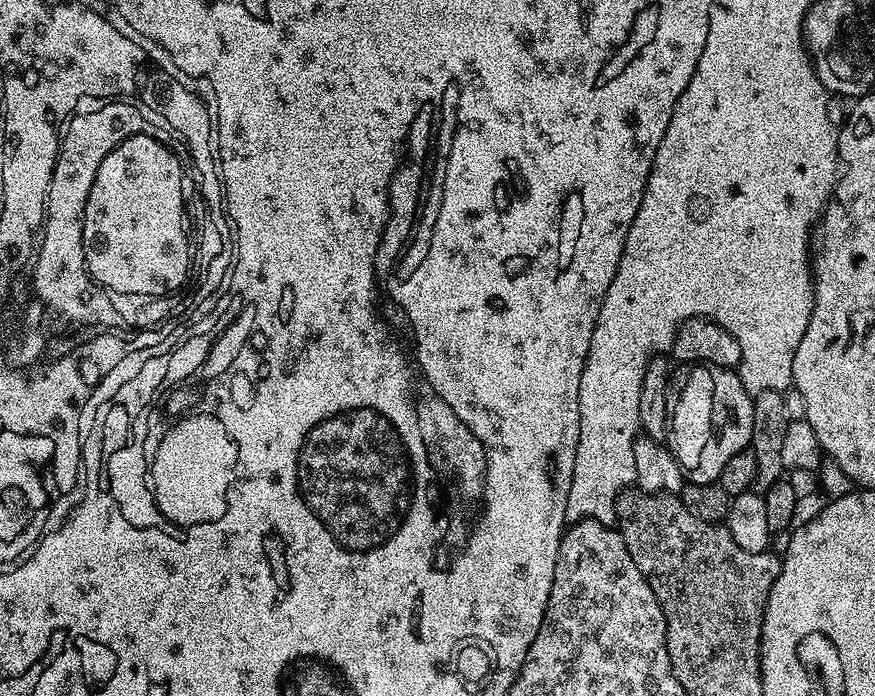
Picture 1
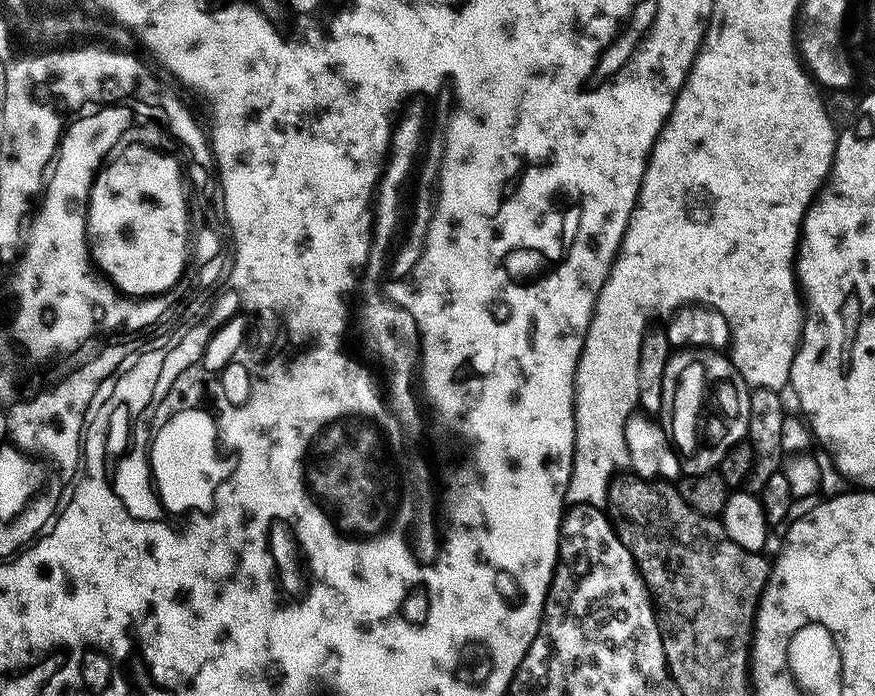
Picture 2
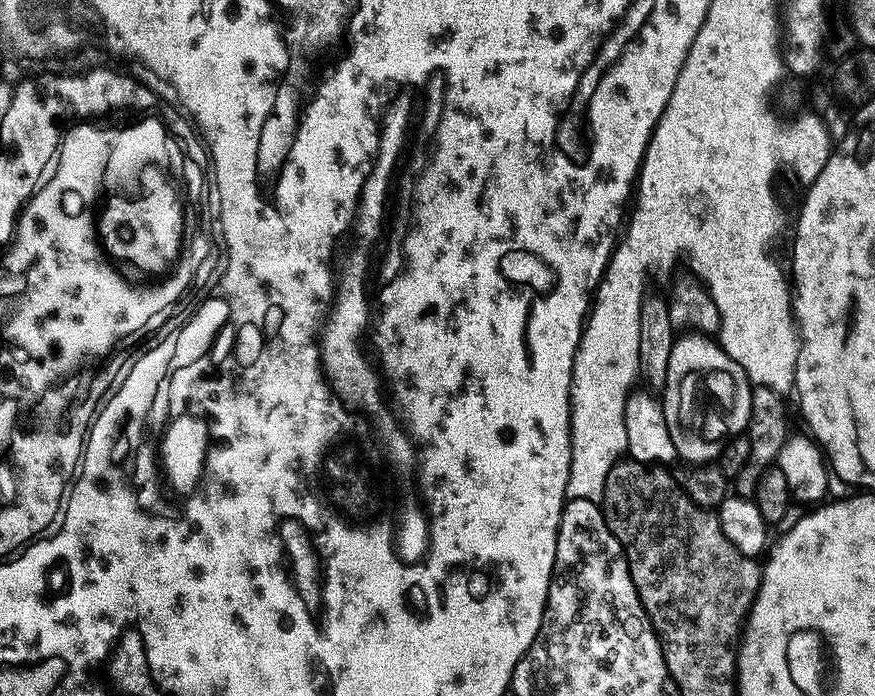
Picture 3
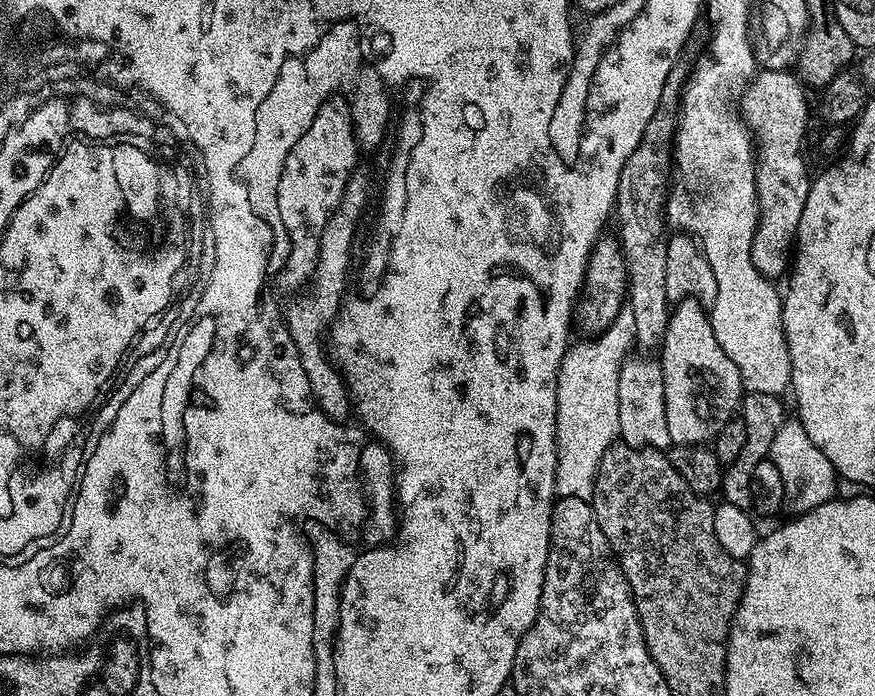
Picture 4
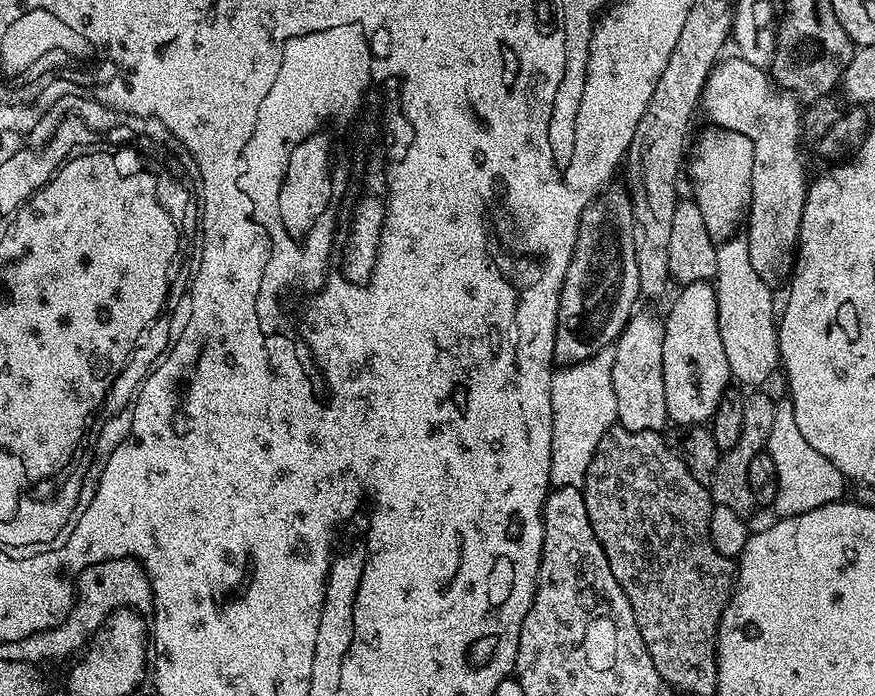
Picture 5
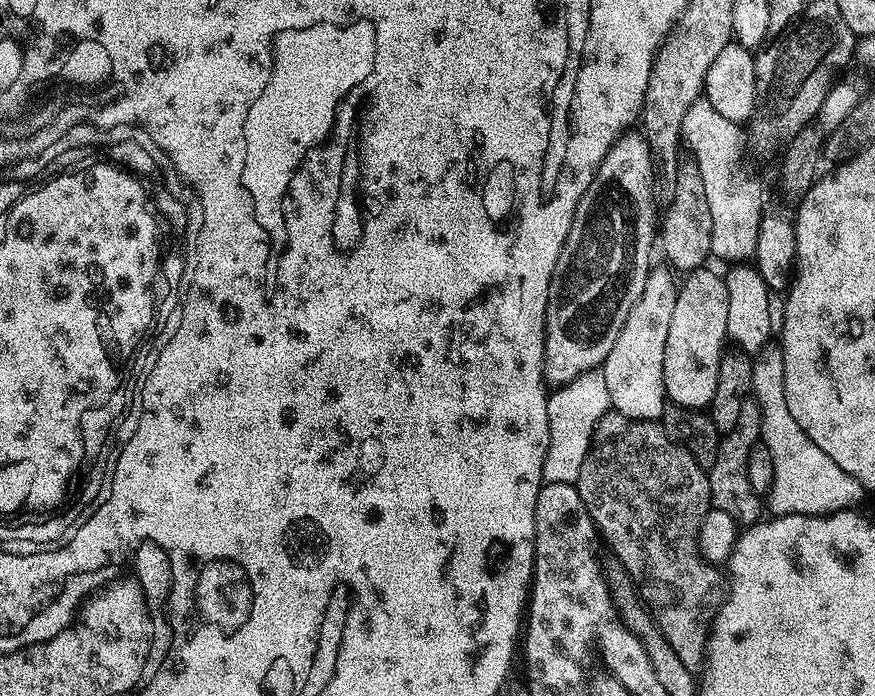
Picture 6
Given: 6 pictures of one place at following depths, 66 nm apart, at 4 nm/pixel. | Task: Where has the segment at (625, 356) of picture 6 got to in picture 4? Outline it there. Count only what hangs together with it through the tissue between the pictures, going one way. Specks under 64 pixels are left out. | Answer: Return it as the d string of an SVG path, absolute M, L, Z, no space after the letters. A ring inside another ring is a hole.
M630 358L625 361L620 368L618 402L619 437L623 443L657 450L671 445L669 426L666 424L664 375L655 359Z

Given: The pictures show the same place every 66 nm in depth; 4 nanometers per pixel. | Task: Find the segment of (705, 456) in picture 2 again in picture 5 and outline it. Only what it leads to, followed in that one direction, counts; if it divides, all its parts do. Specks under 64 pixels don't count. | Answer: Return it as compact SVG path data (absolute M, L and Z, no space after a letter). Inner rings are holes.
M707 280L683 285L676 301L663 317L662 385L665 387L667 419L676 426L704 426L718 410L725 392L729 391L730 373L726 362L726 350L722 350L722 334L718 330L718 302L716 289Z

